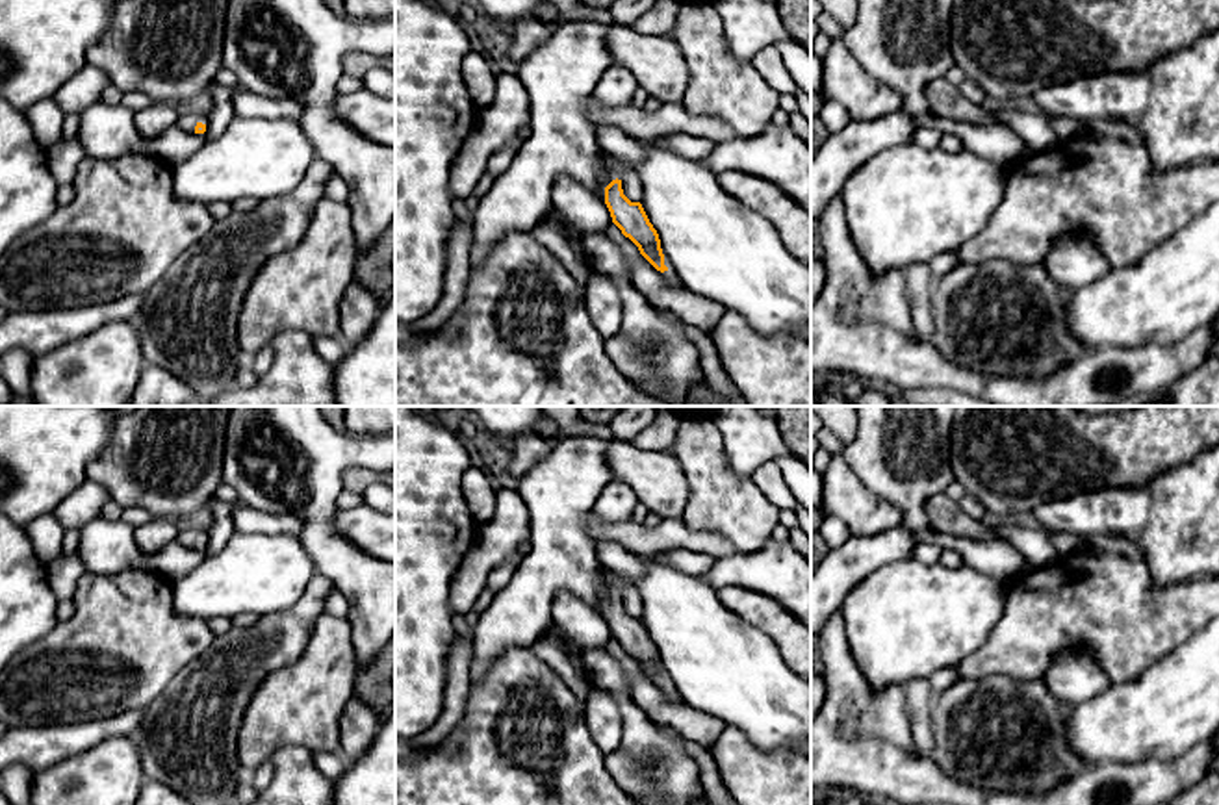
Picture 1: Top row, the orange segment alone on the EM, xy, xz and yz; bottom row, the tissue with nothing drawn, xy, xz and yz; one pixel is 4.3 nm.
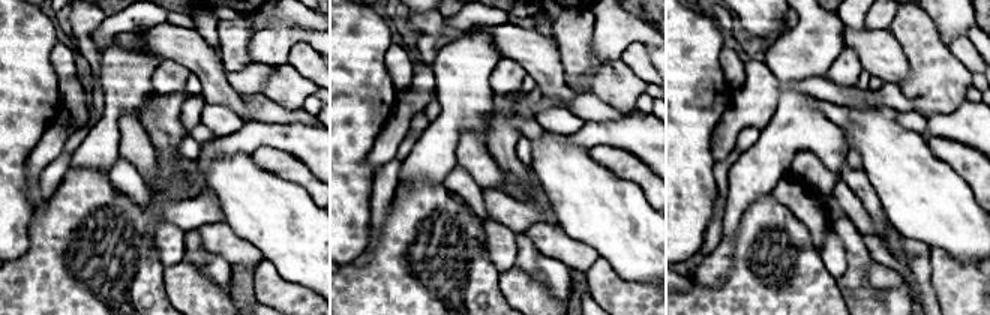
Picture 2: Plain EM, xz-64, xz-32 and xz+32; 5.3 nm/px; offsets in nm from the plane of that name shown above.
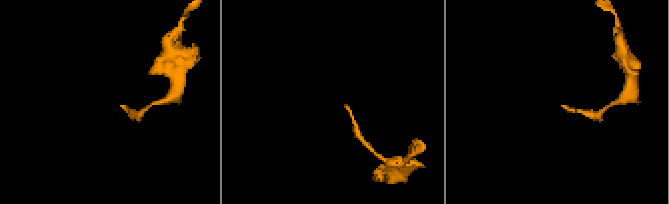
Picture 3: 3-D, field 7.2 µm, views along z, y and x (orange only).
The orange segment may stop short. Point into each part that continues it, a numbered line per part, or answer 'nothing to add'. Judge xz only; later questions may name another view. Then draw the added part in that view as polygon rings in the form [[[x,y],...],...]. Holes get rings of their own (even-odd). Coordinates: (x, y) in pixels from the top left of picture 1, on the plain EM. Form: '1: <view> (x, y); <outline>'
1: xz (615, 581); [[[605,569],[605,575],[607,575],[607,586],[603,590],[603,595],[601,595],[601,603],[607,603],[612,595],[620,595],[623,592],[623,586],[625,586],[625,579],[612,571],[612,569]]]

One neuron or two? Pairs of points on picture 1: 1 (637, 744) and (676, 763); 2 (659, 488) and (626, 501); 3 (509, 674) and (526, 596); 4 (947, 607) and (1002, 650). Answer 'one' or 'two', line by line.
1: one
2: two
3: two
4: two

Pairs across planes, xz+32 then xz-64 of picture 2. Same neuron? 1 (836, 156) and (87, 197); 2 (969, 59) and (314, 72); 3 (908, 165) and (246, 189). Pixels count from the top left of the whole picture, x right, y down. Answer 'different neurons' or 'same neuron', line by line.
1: different neurons
2: same neuron
3: same neuron

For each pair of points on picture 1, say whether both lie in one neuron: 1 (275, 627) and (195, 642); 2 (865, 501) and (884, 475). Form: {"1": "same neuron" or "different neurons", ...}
{"1": "different neurons", "2": "different neurons"}

